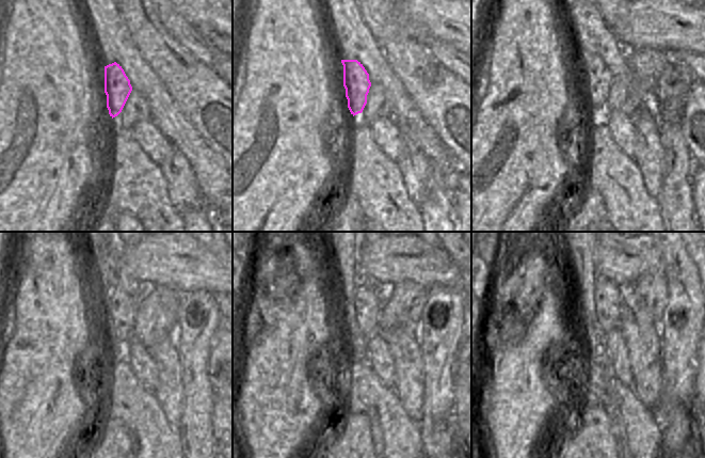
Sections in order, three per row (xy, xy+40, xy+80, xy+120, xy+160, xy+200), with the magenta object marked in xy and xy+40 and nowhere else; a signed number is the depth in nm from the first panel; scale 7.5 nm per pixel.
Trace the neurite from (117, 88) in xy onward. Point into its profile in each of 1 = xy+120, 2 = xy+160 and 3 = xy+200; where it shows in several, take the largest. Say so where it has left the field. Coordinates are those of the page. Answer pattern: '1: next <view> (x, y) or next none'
1: next xy+120 (122, 308)
2: next xy+160 (366, 300)
3: next xy+200 (607, 296)

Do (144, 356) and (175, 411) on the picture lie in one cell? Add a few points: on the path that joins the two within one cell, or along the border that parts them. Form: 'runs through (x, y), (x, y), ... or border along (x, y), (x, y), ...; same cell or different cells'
border along (150, 354), (157, 368), (157, 389), (154, 393); different cells

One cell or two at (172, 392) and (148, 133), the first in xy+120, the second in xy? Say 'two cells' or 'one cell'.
two cells

